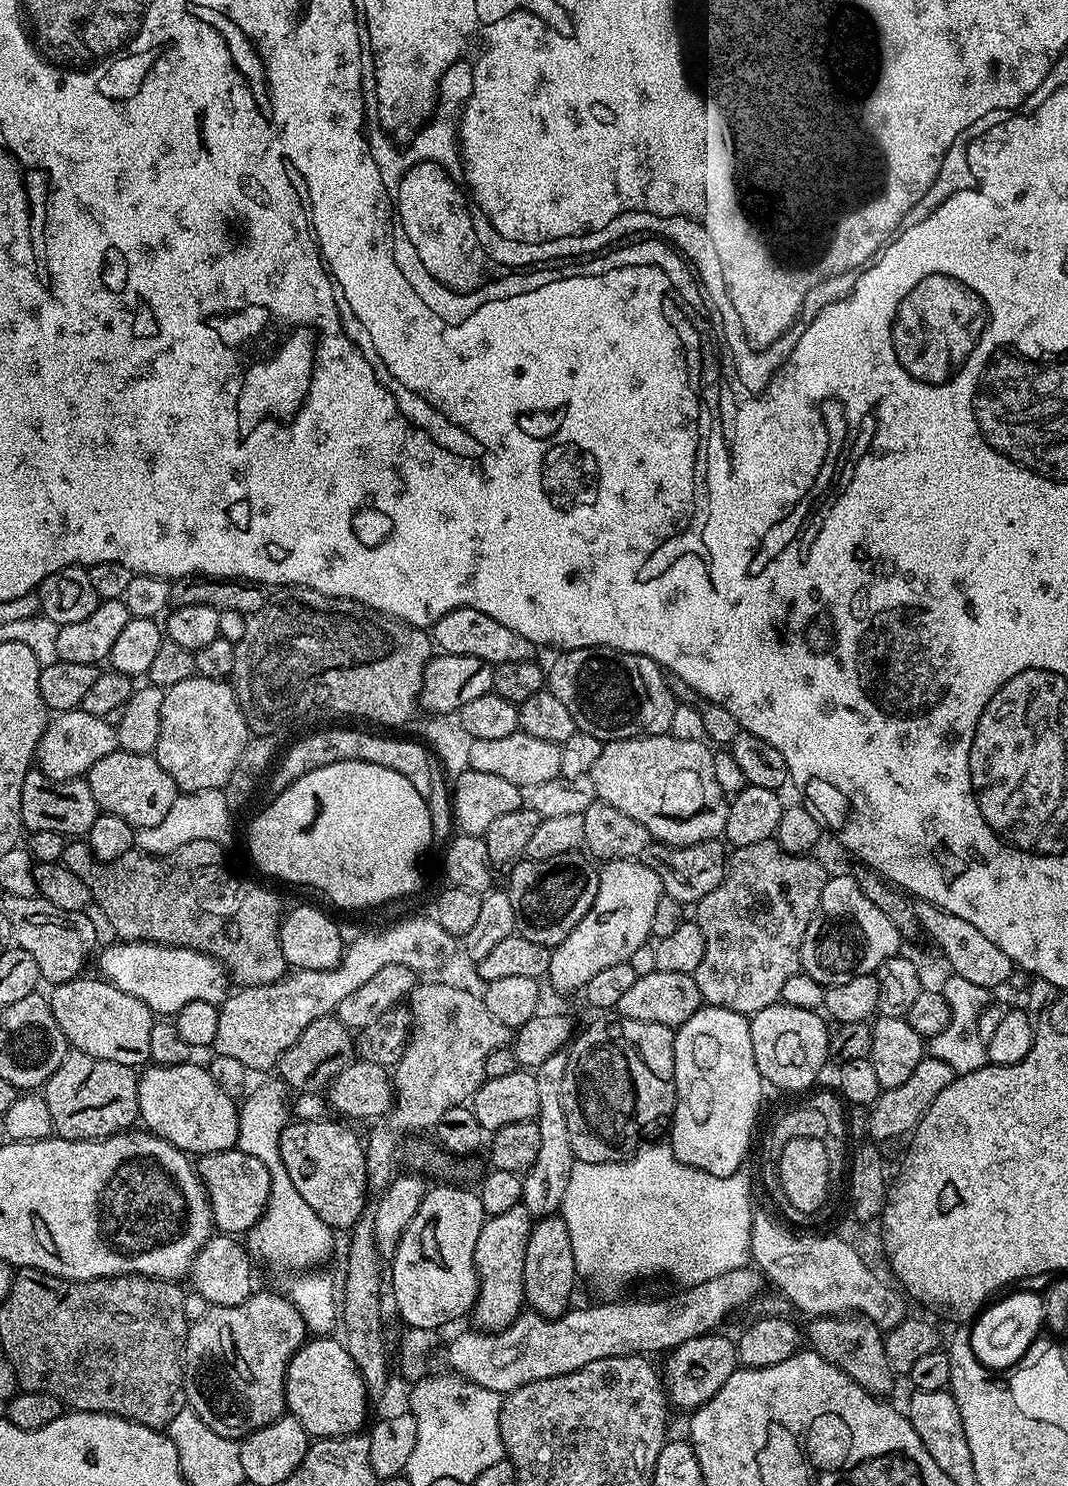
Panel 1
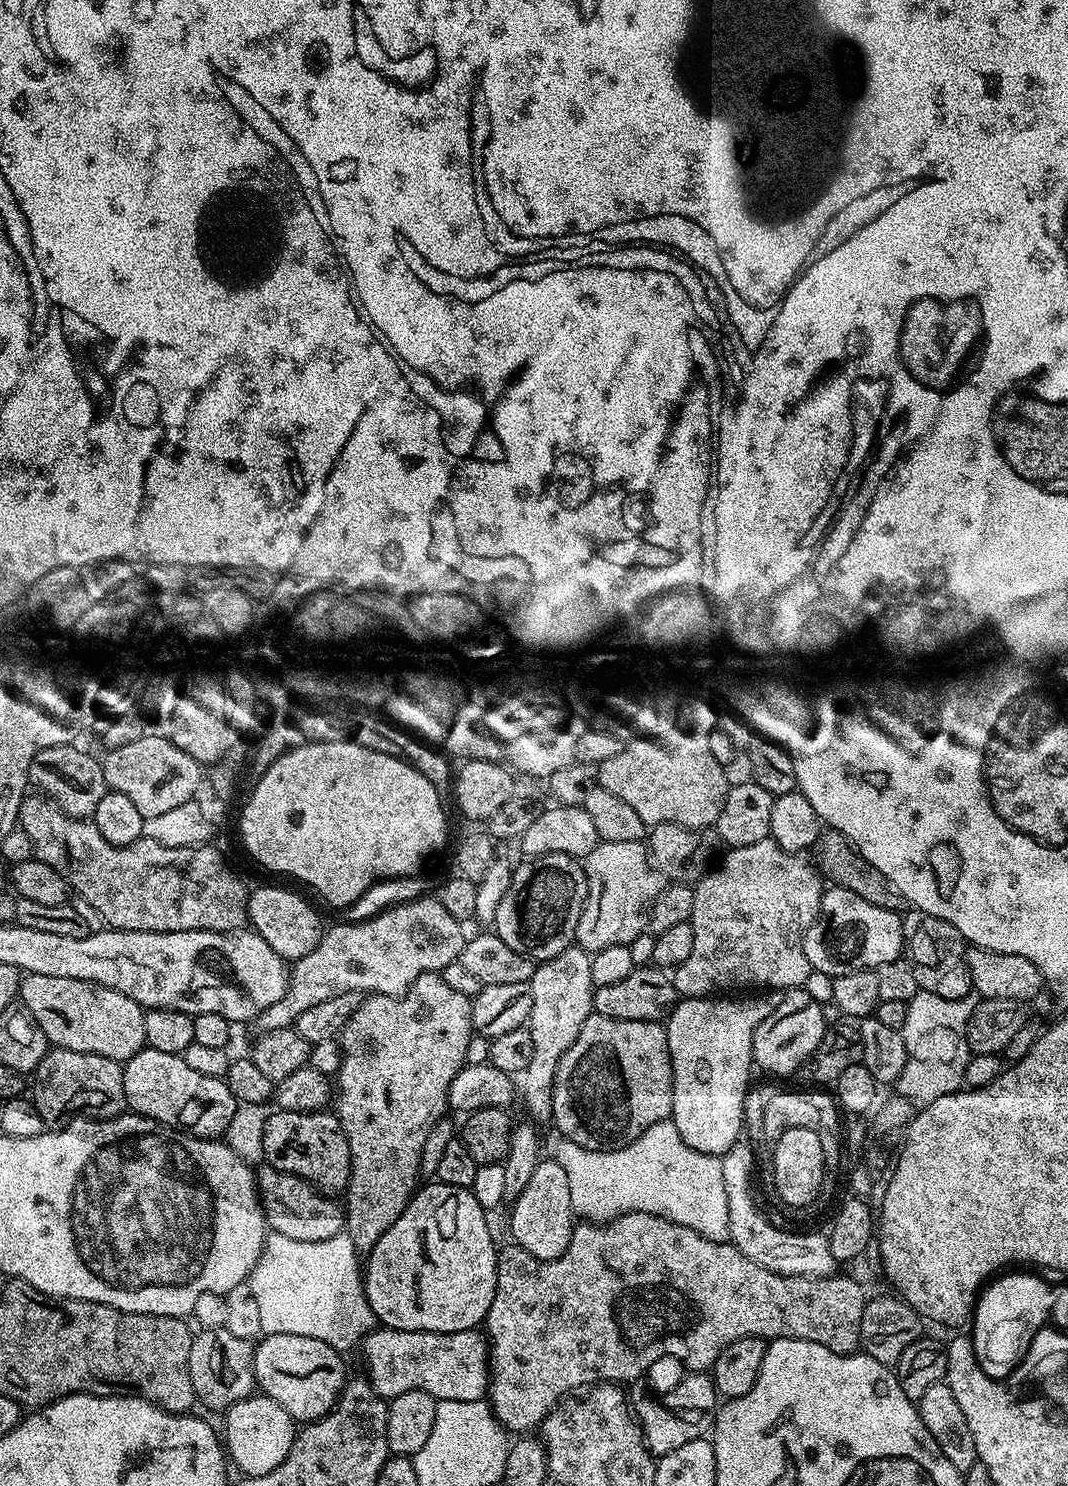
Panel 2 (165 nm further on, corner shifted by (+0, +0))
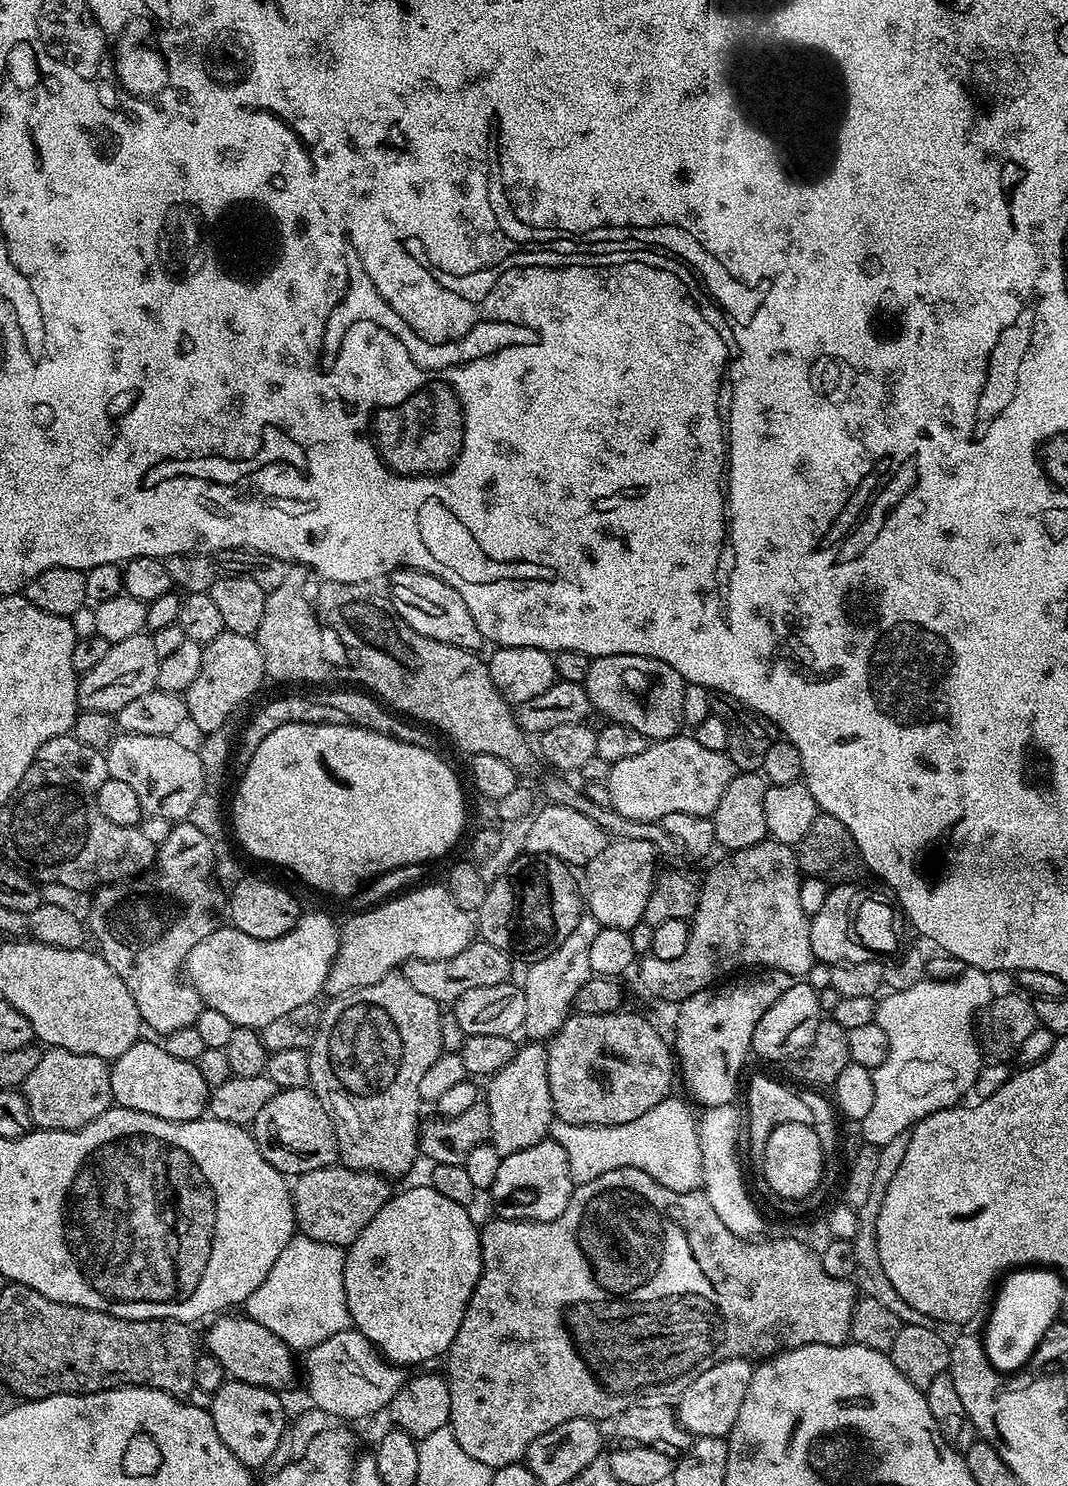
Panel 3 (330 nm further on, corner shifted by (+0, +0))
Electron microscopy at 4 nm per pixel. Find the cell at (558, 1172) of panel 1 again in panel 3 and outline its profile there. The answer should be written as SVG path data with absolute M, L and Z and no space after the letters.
M581 914L578 926L562 941L562 946L554 949L549 956L531 961L527 965L528 973L522 979L524 997L526 998L526 1018L523 1035L532 1042L547 1042L556 1035L573 1015L573 1004L578 990L592 978L590 970L590 946L600 929L600 923L590 914Z

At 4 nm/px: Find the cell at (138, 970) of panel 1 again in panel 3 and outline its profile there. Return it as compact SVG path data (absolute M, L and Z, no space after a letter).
M305 911L301 915L300 921L294 925L289 932L282 934L282 938L274 938L273 940L259 940L258 938L250 938L250 934L242 934L242 930L231 926L218 926L206 938L202 938L202 942L198 942L198 946L194 946L194 950L190 950L190 954L184 960L184 972L186 979L192 987L198 990L198 994L203 998L207 1007L218 1010L218 1014L222 1014L225 1018L230 1018L230 1022L235 1024L237 1028L255 1028L262 1030L270 1022L274 1022L274 1018L279 1018L280 1015L288 1013L290 1010L295 1010L297 1006L306 1006L313 1003L317 998L316 995L321 995L324 992L324 983L332 969L334 958L338 954L338 946L340 945L340 928L335 924L330 917L324 912L308 912Z

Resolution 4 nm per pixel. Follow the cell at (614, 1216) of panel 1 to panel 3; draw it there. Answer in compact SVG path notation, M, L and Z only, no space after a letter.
M670 1094L654 1110L646 1110L642 1118L634 1122L621 1124L571 1124L565 1120L553 1119L550 1139L558 1142L566 1150L566 1159L570 1161L570 1174L573 1185L585 1184L615 1168L637 1168L662 1186L679 1192L695 1192L702 1184L702 1146L698 1142L698 1120L688 1109L687 1099L679 1100L676 1094Z

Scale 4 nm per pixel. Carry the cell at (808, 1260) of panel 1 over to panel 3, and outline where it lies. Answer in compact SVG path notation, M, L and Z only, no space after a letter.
M735 1103L704 1108L698 1116L698 1142L702 1146L702 1191L714 1206L714 1214L722 1218L726 1230L738 1234L743 1240L759 1237L764 1220L744 1185L744 1172L740 1169L740 1156L736 1147L742 1144L742 1112Z

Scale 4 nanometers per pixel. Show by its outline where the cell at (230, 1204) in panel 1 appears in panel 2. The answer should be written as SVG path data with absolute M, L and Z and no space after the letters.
M261 1166L255 1169L255 1173L264 1222L271 1231L286 1234L286 1238L294 1238L297 1242L322 1242L345 1231L344 1209L339 1203L332 1201L335 1199L331 1195L319 1192L313 1184L276 1168Z

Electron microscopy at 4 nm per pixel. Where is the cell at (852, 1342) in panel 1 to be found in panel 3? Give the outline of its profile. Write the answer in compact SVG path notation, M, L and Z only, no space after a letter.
M615 1168L590 1182L575 1185L570 1202L566 1202L566 1210L550 1222L492 1218L488 1225L480 1228L482 1270L466 1306L462 1326L458 1326L458 1334L446 1353L446 1379L450 1390L448 1423L454 1438L458 1438L458 1446L462 1446L470 1458L493 1470L507 1464L519 1464L527 1457L530 1442L534 1442L538 1434L546 1434L546 1430L554 1430L554 1426L562 1426L562 1422L574 1418L608 1422L633 1407L634 1402L675 1397L684 1392L698 1374L706 1374L710 1366L718 1366L723 1360L742 1358L759 1362L790 1348L849 1343L852 1315L858 1301L855 1283L830 1278L830 1274L822 1270L817 1249L807 1248L800 1240L791 1240L788 1236L763 1240L743 1240L738 1234L726 1230L722 1218L714 1214L714 1206L710 1206L703 1191L670 1190L637 1168Z

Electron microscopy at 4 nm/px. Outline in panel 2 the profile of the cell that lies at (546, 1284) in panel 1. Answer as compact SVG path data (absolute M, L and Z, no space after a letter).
M544 1158L538 1166L534 1166L534 1175L526 1190L518 1194L511 1208L508 1224L516 1239L513 1240L515 1247L526 1250L539 1260L557 1260L564 1253L572 1237L574 1213L570 1202L570 1185L566 1183L566 1170L558 1166L556 1159Z

